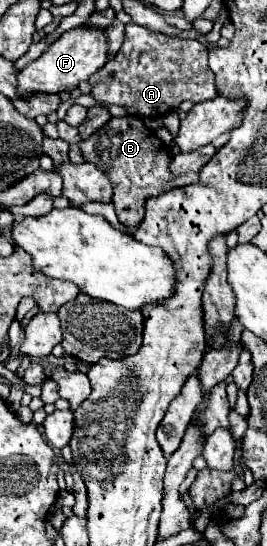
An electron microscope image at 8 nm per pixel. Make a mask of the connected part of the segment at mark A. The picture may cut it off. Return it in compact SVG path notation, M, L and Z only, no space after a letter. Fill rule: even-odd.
M133 22L125 26L125 42L115 58L107 62L107 68L99 70L99 76L91 76L89 84L97 102L123 106L129 116L139 118L165 116L179 108L183 100L205 102L217 96L215 78L207 66L207 48L199 40L171 38Z

